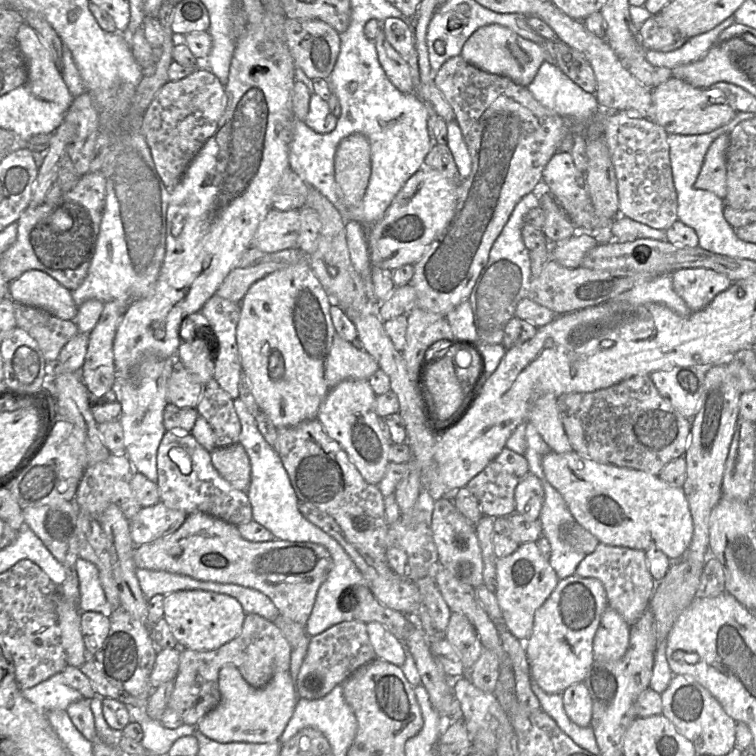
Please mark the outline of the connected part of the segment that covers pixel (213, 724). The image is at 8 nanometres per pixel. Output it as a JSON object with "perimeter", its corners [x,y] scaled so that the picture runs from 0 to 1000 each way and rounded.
{"perimeter":[[[307,878],[296,880],[288,890],[291,927],[288,933],[269,947],[259,958],[259,963],[272,975],[291,981],[360,983],[369,980],[373,968],[386,948],[393,926],[390,902],[382,888],[364,888],[357,901],[347,909],[332,907]]]}

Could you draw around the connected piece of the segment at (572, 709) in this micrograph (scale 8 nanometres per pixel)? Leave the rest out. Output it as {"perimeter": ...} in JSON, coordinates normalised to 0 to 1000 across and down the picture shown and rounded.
{"perimeter":[[[771,902],[761,903],[743,915],[745,935],[751,950],[767,962],[778,962],[783,948],[783,927]]]}

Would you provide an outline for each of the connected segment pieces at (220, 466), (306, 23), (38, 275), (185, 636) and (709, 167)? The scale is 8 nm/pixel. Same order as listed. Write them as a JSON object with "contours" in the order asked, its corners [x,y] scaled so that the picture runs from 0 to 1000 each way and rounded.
{"contours":[[[[319,587],[284,593],[278,603],[282,616],[300,638],[310,646],[327,651],[332,635],[332,615]]],[[[378,24],[376,45],[389,86],[397,90],[411,106],[433,106],[442,90],[450,66],[450,52],[444,40],[425,26]]],[[[37,357],[12,374],[11,392],[28,402],[54,407],[83,423],[98,423],[103,405],[94,385],[62,361]]],[[[246,780],[225,784],[217,790],[216,817],[239,858],[278,861],[313,843],[321,829],[325,811],[319,799],[298,786]]],[[[964,179],[948,181],[937,196],[919,247],[944,255],[955,265],[962,257],[960,202]]]]}

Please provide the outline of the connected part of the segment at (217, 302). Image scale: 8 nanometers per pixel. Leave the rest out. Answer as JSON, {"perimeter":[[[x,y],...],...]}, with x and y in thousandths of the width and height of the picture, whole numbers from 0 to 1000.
{"perimeter":[[[283,389],[265,410],[276,427],[286,456],[282,500],[308,529],[316,525],[320,484],[312,451],[317,401]]]}

